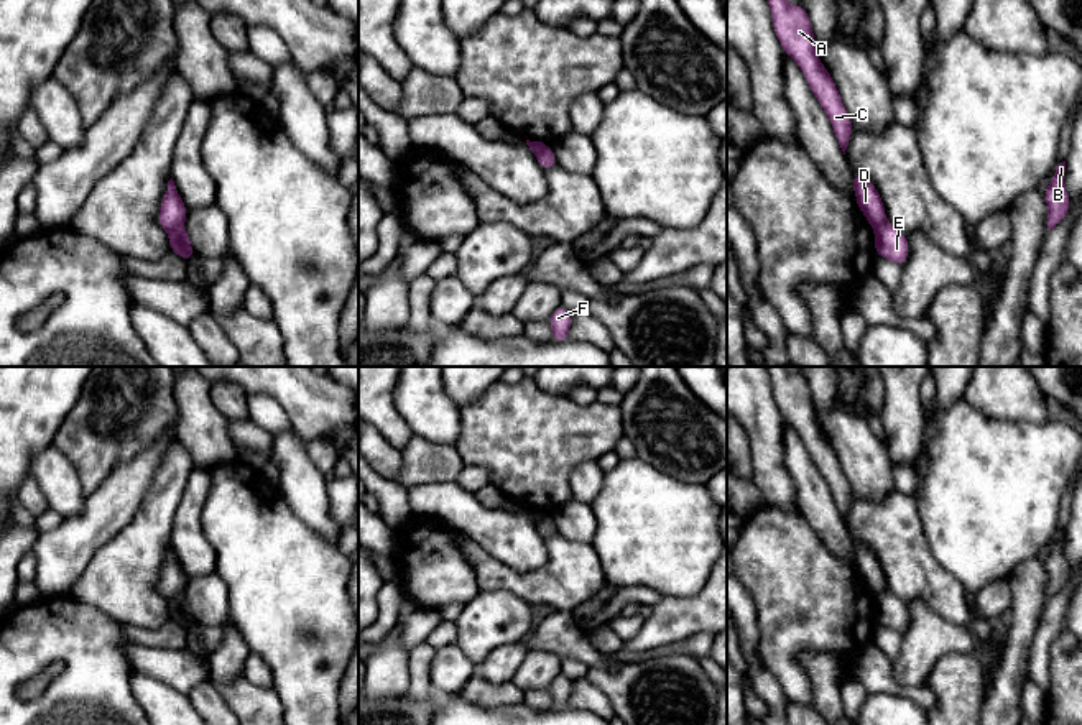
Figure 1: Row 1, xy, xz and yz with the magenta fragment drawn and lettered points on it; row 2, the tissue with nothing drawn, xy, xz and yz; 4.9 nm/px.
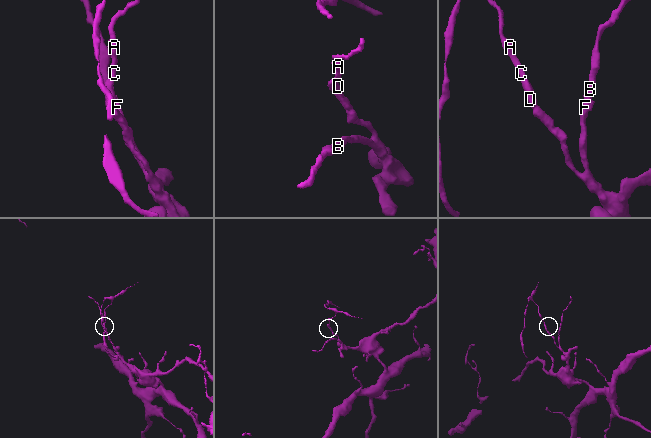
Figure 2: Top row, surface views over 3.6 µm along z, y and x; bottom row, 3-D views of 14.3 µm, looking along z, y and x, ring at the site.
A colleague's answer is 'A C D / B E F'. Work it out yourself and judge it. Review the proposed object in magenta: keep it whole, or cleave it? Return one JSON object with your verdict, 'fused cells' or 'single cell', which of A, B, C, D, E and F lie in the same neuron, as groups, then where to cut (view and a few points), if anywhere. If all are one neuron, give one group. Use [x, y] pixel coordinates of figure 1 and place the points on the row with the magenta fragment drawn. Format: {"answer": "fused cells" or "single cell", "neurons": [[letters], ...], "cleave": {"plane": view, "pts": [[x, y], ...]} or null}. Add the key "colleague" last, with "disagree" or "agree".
{"answer": "fused cells", "neurons": [["A", "C", "D"], ["B", "E", "F"]], "cleave": {"plane": "xy", "pts": [[181, 224], [168, 232]]}, "colleague": "agree"}

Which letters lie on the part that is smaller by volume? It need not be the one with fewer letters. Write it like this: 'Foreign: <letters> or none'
Foreign: A, C, D

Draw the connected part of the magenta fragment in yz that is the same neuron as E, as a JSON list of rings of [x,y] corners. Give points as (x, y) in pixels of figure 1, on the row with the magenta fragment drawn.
[[[885,222],[875,230],[875,253],[903,266],[909,255],[909,245],[904,233],[890,222]]]

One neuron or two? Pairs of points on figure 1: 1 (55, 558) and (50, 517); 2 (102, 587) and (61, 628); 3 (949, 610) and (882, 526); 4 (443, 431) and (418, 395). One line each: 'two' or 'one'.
1: two
2: two
3: one
4: one

